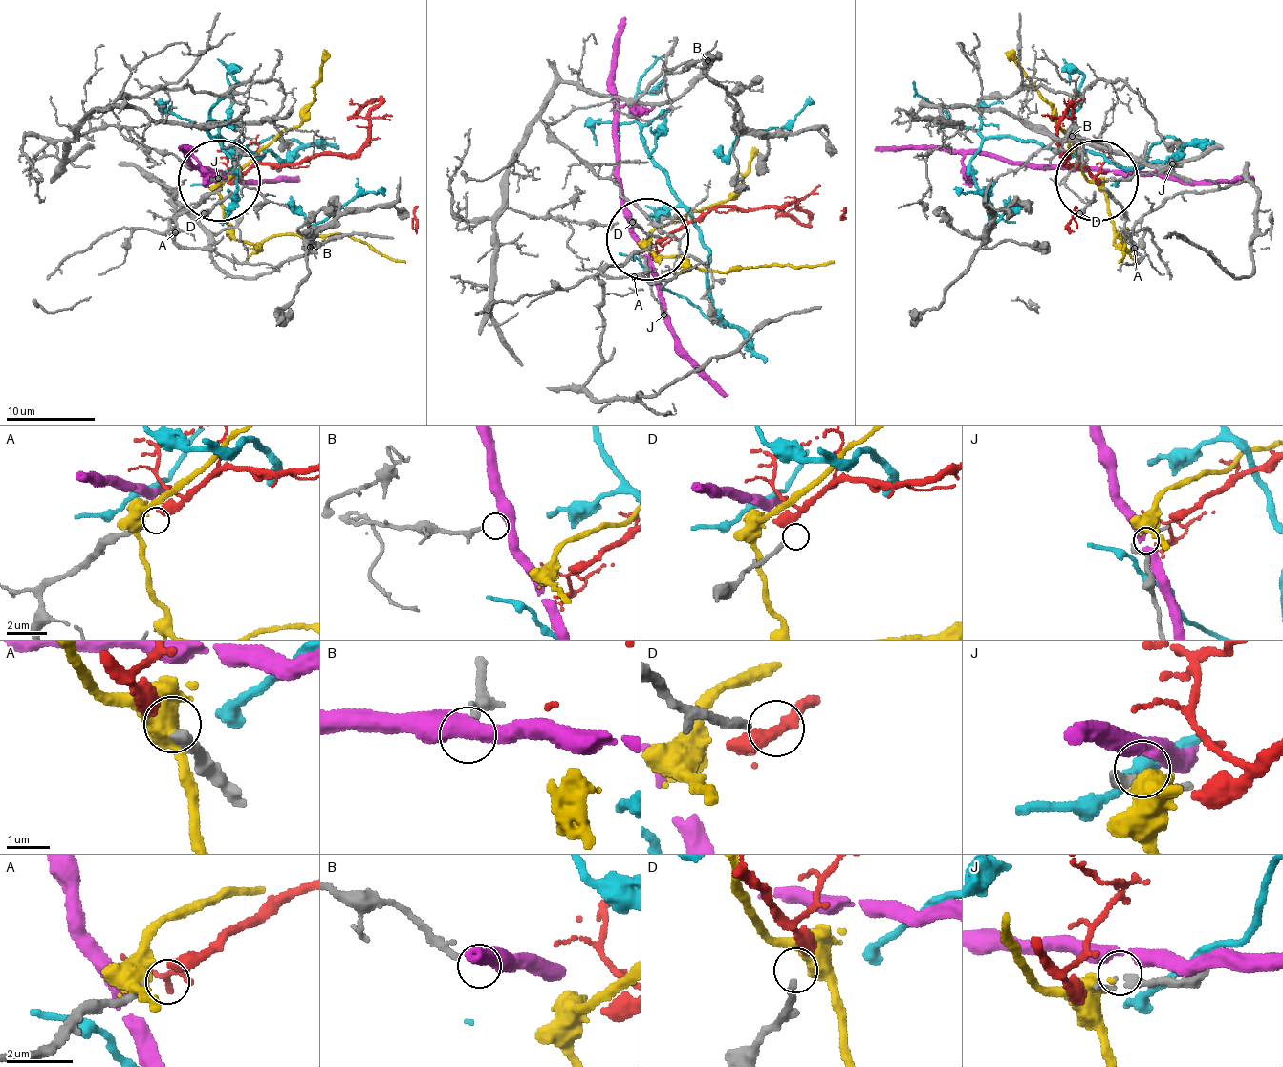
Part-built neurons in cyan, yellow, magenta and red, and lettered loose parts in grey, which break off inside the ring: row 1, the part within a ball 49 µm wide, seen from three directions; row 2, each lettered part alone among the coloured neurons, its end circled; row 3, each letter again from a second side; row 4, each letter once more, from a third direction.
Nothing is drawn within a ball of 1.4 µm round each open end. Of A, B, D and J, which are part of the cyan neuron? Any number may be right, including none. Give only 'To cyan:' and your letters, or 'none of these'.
To cyan: none of these

